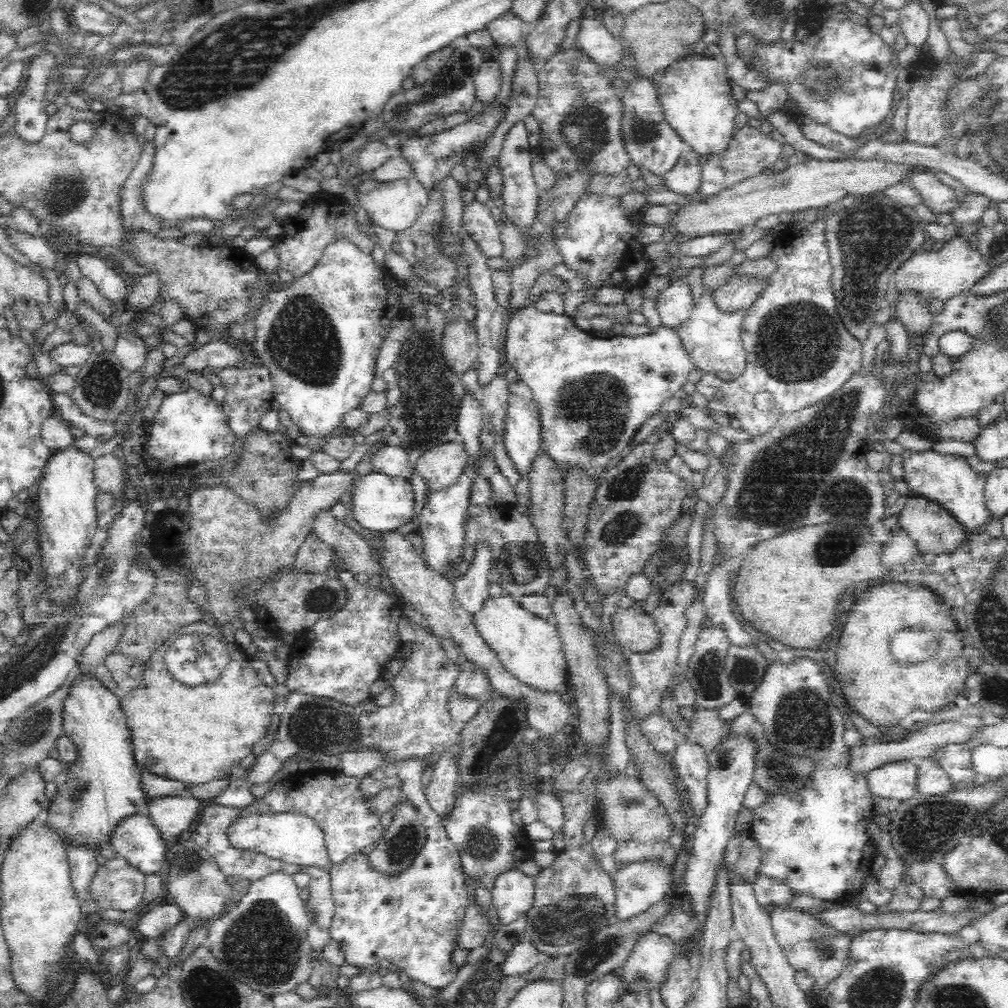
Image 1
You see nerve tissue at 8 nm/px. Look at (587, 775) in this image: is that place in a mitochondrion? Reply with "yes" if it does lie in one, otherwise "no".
no

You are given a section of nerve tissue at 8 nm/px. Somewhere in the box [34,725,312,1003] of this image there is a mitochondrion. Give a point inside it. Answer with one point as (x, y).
(261, 946)

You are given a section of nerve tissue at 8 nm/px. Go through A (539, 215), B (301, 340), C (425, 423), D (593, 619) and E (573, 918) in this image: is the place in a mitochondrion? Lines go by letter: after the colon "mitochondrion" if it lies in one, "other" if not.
A: other
B: mitochondrion
C: mitochondrion
D: other
E: mitochondrion

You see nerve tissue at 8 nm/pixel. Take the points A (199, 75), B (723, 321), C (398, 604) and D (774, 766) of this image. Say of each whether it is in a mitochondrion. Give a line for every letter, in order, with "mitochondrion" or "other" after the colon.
A: mitochondrion
B: mitochondrion
C: other
D: mitochondrion

